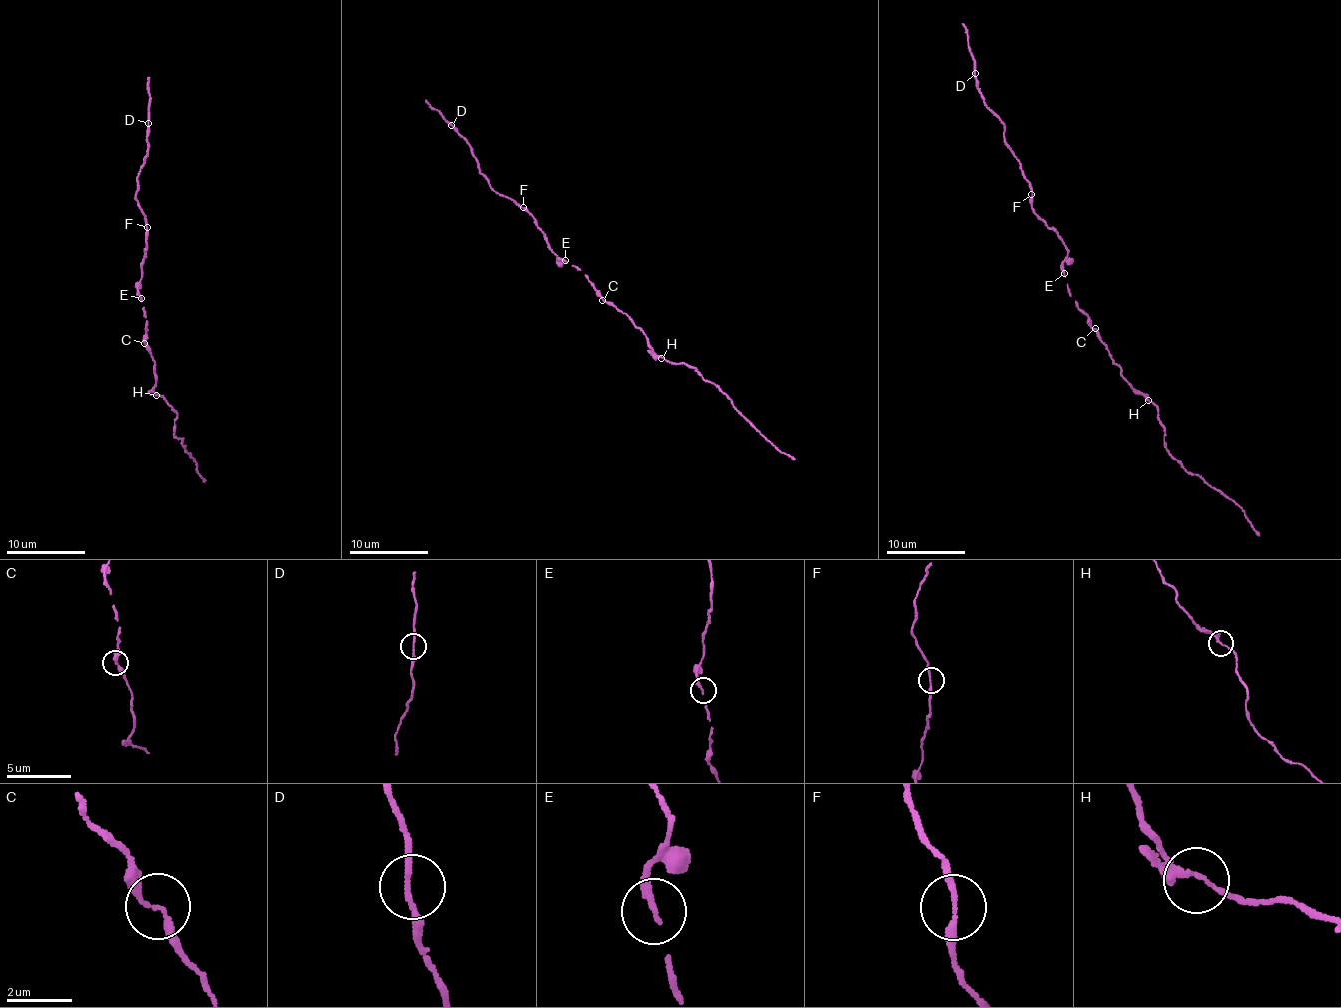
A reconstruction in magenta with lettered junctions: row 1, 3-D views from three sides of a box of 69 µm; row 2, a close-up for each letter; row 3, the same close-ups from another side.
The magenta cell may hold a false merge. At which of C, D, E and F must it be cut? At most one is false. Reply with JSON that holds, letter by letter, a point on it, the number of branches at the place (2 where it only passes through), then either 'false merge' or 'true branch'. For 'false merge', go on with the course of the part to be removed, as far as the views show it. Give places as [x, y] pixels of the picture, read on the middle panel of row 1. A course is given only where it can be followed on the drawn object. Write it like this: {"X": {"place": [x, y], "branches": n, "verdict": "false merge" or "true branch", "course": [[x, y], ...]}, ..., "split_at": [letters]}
{"C": {"place": [602, 300], "branches": 2, "verdict": "true branch"}, "D": {"place": [451, 125], "branches": 2, "verdict": "true branch"}, "E": {"place": [565, 260], "branches": 2, "verdict": "true branch"}, "F": {"place": [523, 207], "branches": 2, "verdict": "true branch"}, "split_at": []}

